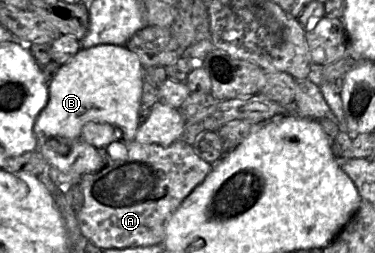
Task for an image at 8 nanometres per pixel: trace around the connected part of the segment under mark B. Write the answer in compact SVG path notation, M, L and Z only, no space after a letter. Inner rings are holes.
M101 44L96 45L90 48L81 48L79 52L67 63L60 66L54 78L48 84L48 101L43 110L38 115L35 124L34 124L34 133L37 139L38 152L44 158L44 160L51 166L57 168L59 171L68 173L68 174L76 174L83 176L89 173L95 173L103 169L108 164L108 155L107 148L114 142L122 142L124 146L130 144L135 140L136 132L139 127L138 121L138 112L141 105L141 94L142 94L142 86L144 81L144 68L139 60L137 54L129 50L125 45L113 45L113 44ZM88 122L99 122L99 123L107 123L114 127L115 129L115 140L110 142L107 146L103 148L97 148L94 145L88 143L83 139L82 129L85 124ZM50 138L63 138L67 140L67 143L70 147L69 152L66 155L61 155L51 148L49 148L46 143Z

